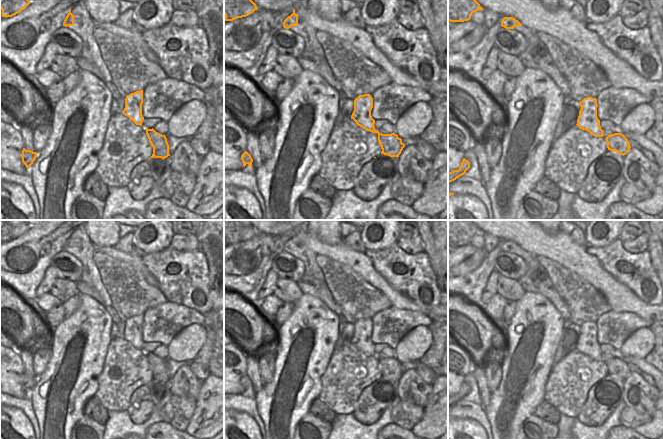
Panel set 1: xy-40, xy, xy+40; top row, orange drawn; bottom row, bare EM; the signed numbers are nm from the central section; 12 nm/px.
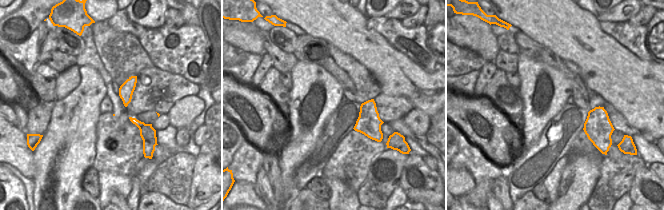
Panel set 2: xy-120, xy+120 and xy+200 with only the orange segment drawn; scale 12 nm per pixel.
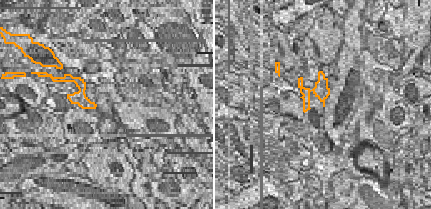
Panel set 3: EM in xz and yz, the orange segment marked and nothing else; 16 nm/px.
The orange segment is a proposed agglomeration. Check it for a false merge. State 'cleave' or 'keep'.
cleave

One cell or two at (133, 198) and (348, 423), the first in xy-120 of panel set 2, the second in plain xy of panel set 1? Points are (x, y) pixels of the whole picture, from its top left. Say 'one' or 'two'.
two

